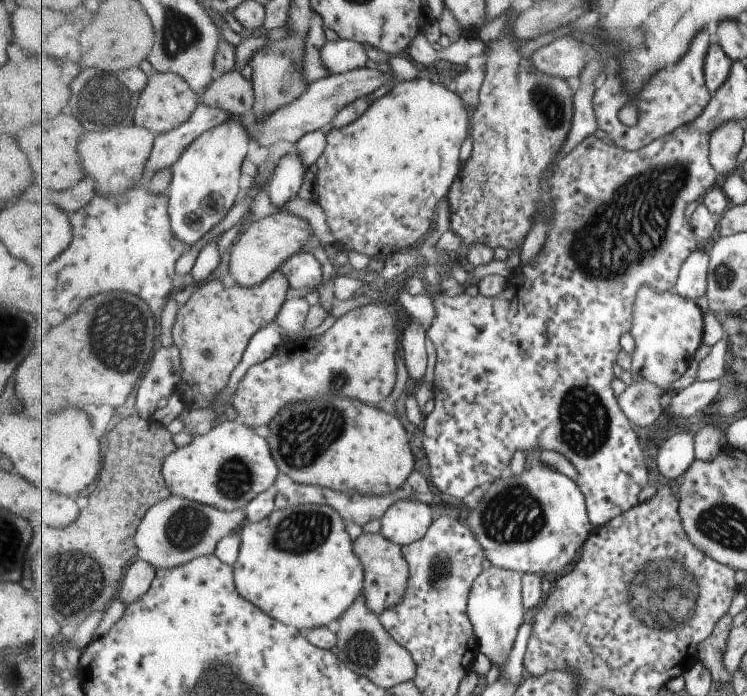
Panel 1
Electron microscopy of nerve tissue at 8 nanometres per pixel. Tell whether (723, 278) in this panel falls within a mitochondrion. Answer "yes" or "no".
yes

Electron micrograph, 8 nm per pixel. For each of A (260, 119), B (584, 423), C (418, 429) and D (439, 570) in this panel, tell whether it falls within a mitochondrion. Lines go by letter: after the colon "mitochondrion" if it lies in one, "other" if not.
A: other
B: mitochondrion
C: other
D: mitochondrion

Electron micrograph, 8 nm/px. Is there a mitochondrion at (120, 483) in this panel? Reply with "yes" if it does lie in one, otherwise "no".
no

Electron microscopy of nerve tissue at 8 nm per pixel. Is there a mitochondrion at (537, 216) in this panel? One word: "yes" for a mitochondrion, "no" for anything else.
no

